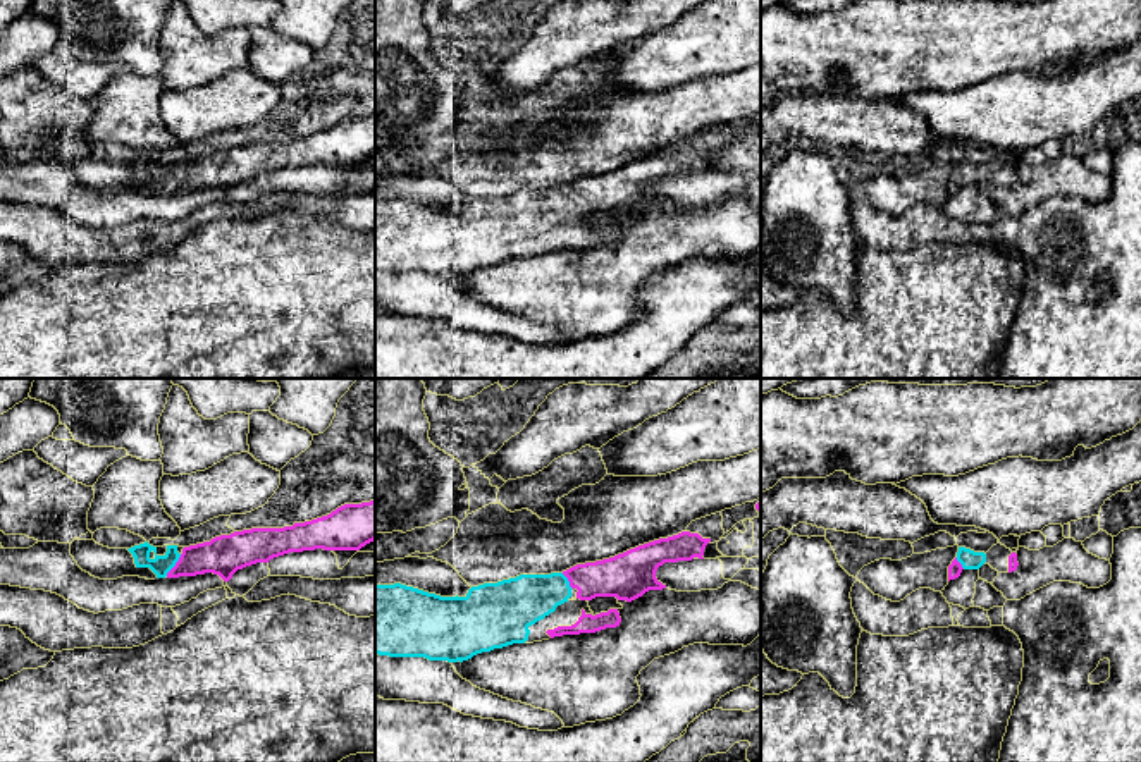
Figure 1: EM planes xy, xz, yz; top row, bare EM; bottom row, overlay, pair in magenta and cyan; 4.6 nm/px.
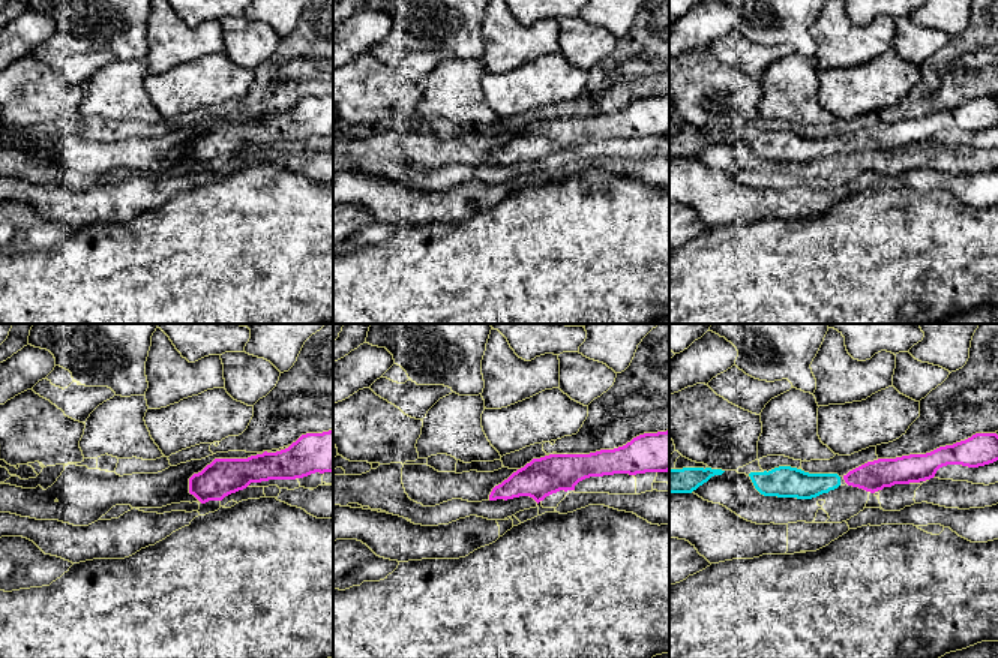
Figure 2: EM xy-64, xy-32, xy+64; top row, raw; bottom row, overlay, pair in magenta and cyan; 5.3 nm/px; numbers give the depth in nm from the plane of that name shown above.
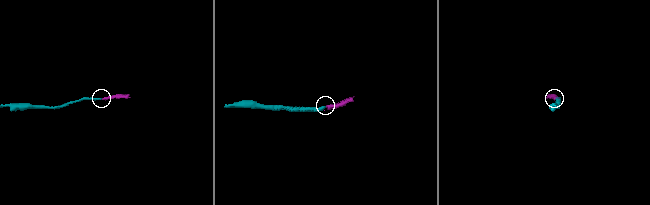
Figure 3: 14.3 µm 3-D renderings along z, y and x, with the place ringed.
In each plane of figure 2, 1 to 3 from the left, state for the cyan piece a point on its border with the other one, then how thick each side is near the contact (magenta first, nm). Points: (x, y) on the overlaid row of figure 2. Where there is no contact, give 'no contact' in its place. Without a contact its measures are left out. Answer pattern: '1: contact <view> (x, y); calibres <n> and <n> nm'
1: no contact
2: no contact
3: no contact

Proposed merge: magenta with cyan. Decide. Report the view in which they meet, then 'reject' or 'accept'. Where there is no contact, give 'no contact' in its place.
meets magenta in xy; accept

